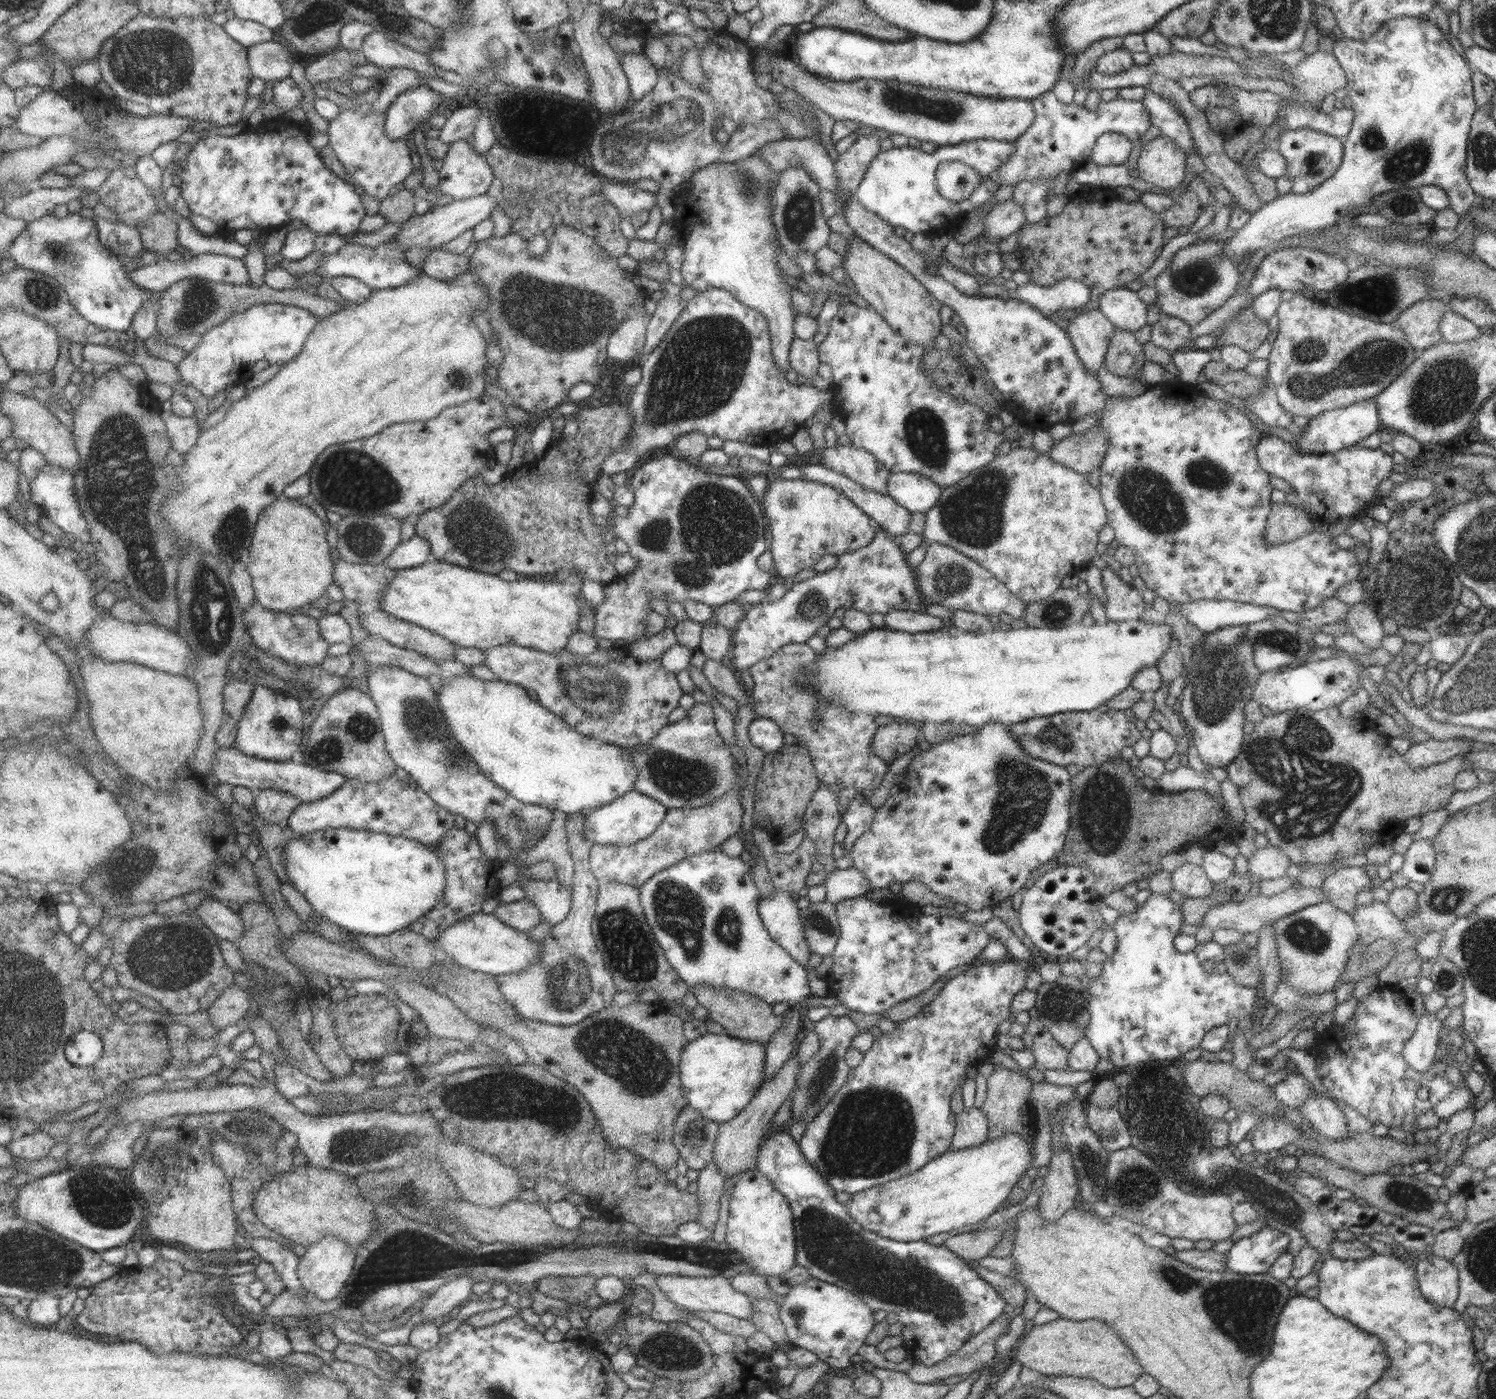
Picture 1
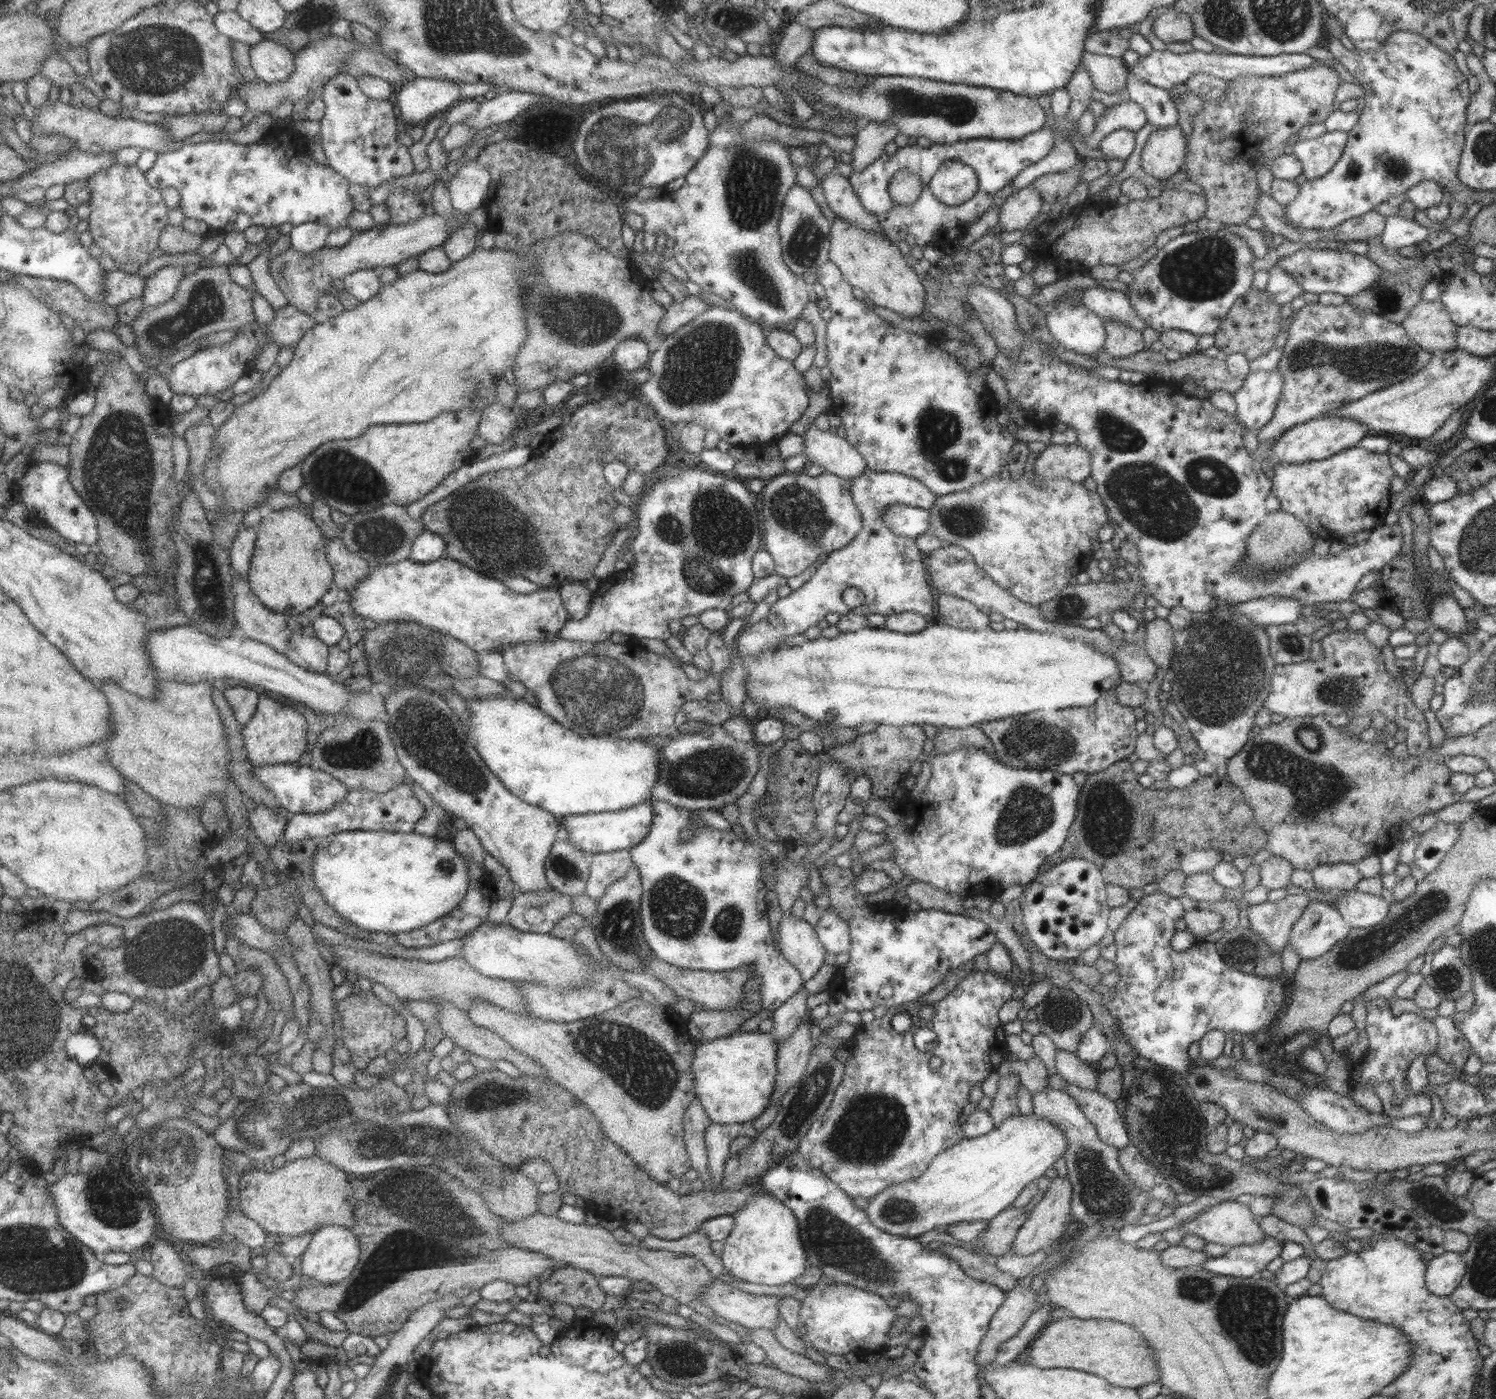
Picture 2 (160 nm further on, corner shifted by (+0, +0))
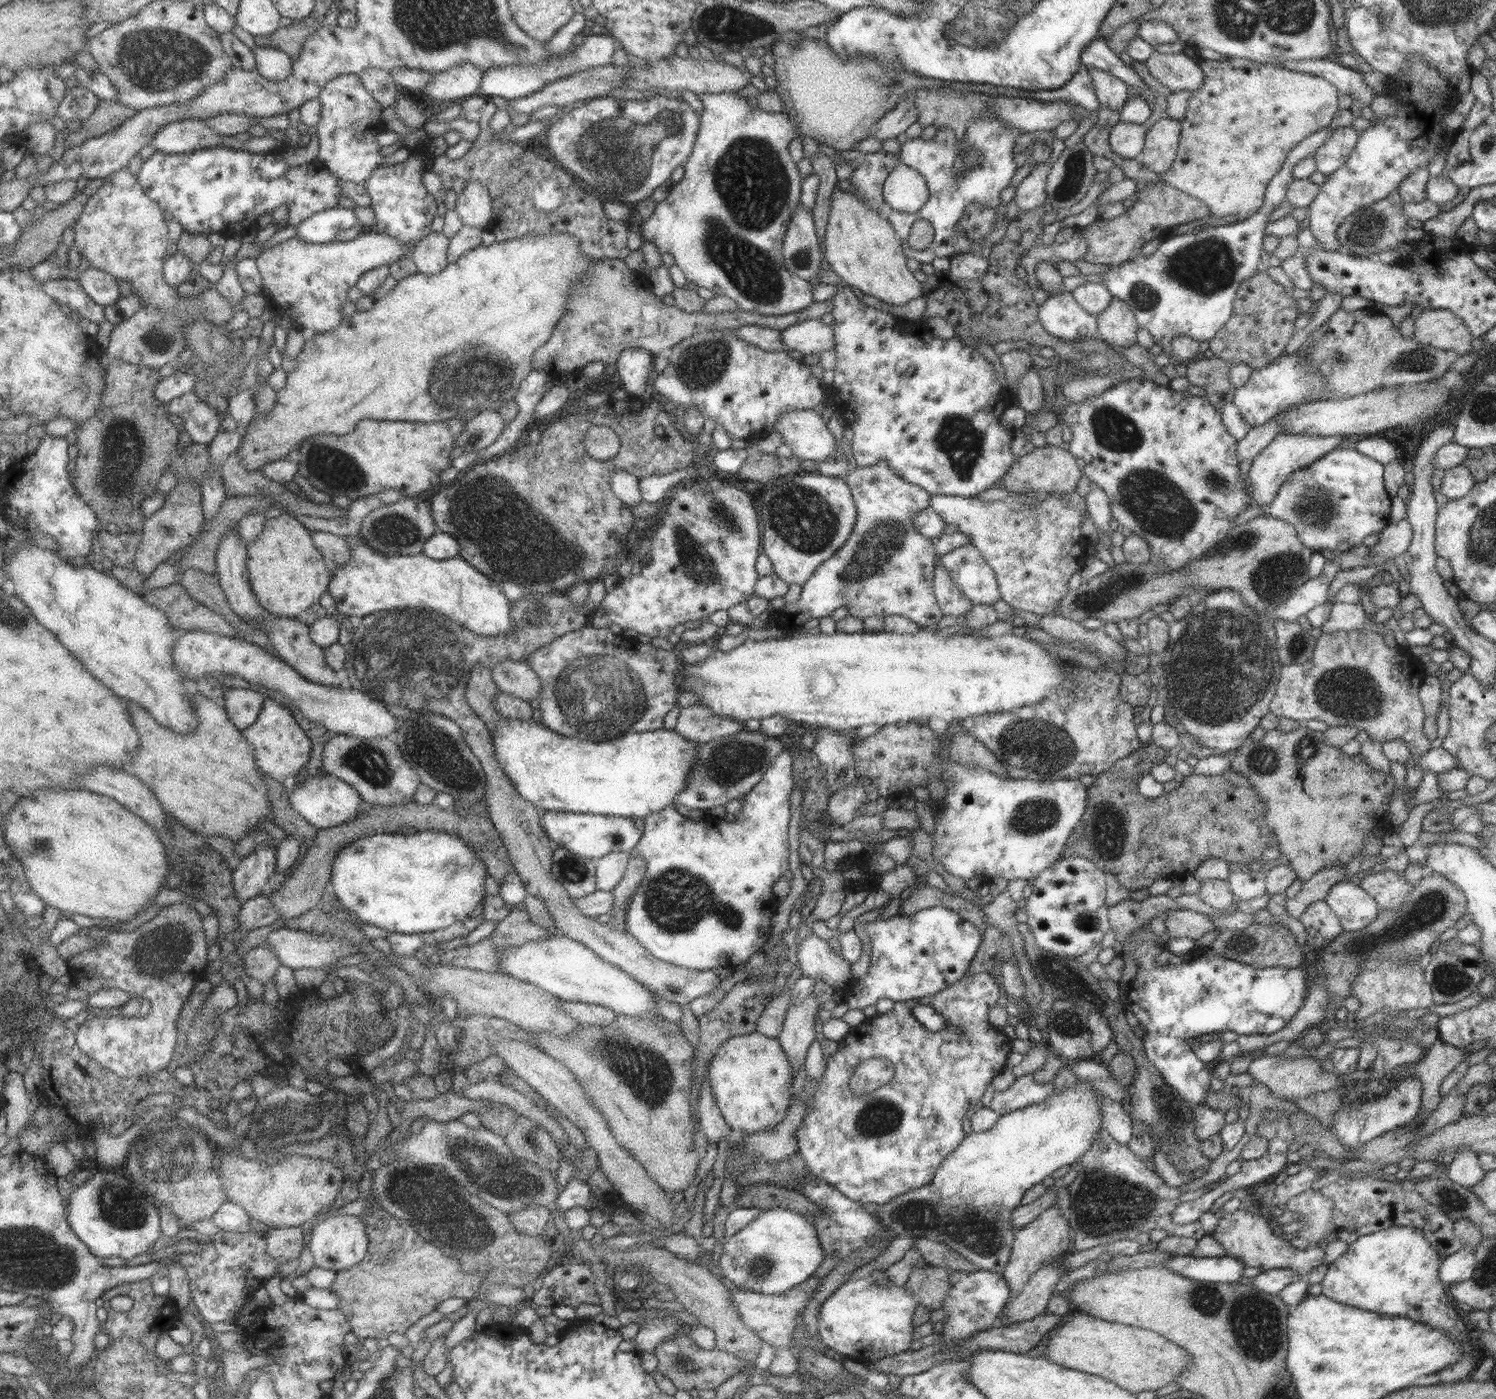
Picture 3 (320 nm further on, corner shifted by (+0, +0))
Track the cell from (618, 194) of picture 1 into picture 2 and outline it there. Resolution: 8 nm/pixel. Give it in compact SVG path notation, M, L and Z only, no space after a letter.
M728 113L724 119L716 119L716 125L708 131L705 152L687 172L684 184L669 194L670 199L659 196L637 200L632 195L619 208L621 213L633 211L642 216L644 232L663 233L666 238L673 238L674 245L668 254L685 270L688 280L700 286L700 290L731 302L751 321L779 325L797 318L809 302L803 277L793 274L785 266L780 253L778 222L785 195L795 185L795 166L790 161L786 144L775 139L740 139L741 127Z

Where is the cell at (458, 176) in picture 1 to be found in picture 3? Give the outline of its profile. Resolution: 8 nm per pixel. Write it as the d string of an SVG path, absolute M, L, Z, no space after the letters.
M467 181L463 191L456 195L454 209L465 226L487 230L491 224L494 210L491 197L485 187L477 181Z

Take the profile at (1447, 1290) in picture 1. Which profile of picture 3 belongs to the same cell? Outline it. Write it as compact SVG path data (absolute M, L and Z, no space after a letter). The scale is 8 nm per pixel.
M1461 1249L1441 1258L1438 1277L1446 1288L1471 1278L1477 1261L1473 1250Z

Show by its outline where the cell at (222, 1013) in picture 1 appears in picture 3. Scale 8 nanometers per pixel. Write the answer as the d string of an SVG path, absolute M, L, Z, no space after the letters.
M259 944L245 955L245 973L261 982L269 982L284 964L271 945Z

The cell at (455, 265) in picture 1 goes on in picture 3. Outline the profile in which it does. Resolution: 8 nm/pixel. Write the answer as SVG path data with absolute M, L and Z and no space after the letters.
M431 231L421 237L409 252L409 257L414 262L417 272L425 275L437 274L447 266L447 249L448 238L440 232Z

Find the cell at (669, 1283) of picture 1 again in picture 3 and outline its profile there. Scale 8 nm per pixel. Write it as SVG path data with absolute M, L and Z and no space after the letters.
M811 1276L805 1282L782 1292L781 1294L757 1294L756 1292L745 1291L730 1286L730 1295L736 1306L743 1324L750 1328L751 1332L757 1334L757 1338L767 1343L774 1350L790 1348L791 1338L794 1334L798 1316L802 1314L807 1301L814 1295L819 1277Z

